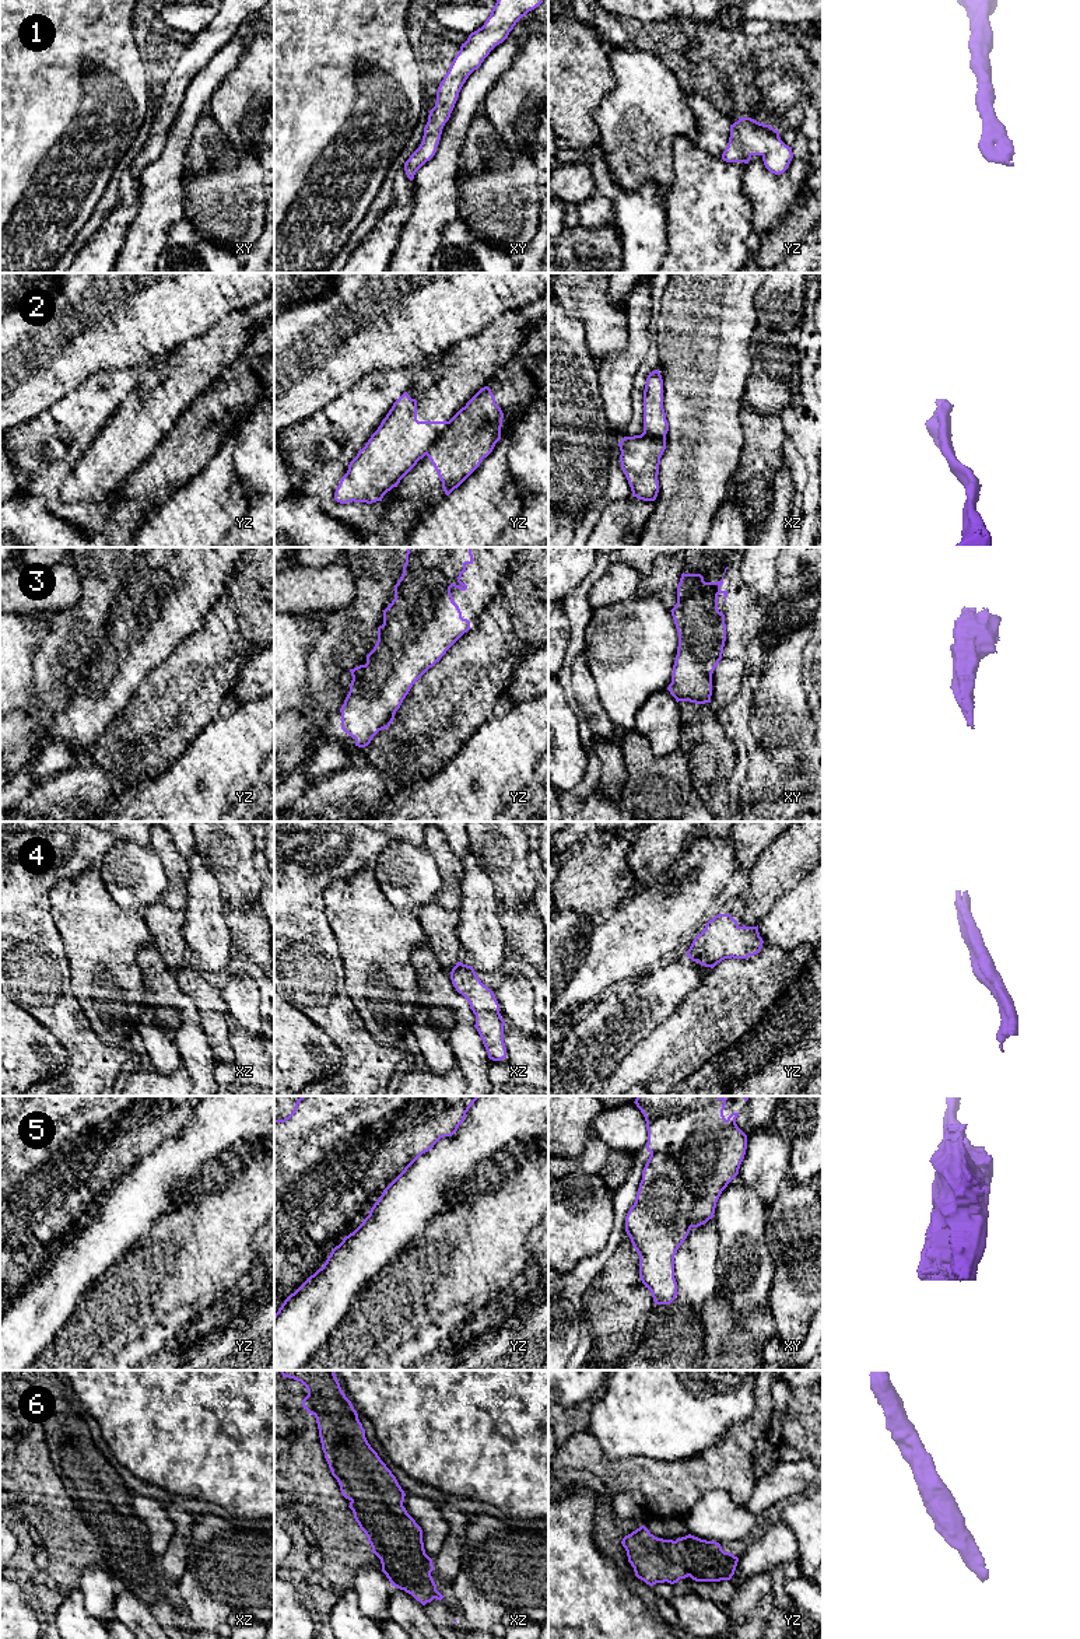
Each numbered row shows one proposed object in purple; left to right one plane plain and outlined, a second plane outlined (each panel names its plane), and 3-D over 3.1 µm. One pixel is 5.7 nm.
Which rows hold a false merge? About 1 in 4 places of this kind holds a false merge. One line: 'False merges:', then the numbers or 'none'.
False merges: 2, 5

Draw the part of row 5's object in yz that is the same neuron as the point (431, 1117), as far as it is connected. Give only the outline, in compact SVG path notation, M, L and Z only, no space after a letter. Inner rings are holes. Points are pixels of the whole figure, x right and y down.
M413 1096L410 1109L404 1117L410 1120L408 1132L395 1132L392 1138L382 1141L381 1149L371 1153L371 1179L360 1184L353 1194L343 1195L343 1216L350 1221L346 1228L334 1223L333 1216L323 1216L309 1233L316 1239L320 1247L315 1258L315 1265L309 1269L309 1276L299 1289L288 1289L287 1296L295 1296L312 1278L326 1268L334 1251L340 1248L347 1239L354 1236L365 1222L372 1216L374 1209L382 1201L386 1191L407 1172L407 1169L443 1137L452 1137L464 1121L466 1113L481 1096Z

